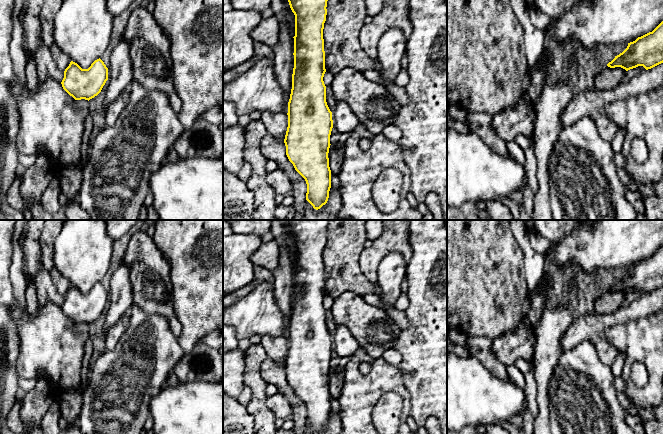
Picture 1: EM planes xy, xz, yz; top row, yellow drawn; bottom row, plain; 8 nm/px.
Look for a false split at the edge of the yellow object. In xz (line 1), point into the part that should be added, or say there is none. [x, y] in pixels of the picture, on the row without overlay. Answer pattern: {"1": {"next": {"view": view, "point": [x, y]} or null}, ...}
{"1": {"next": null}}

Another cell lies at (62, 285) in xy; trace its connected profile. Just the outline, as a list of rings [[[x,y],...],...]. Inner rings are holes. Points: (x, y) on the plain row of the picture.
[[[55,268],[49,270],[49,273],[56,290],[64,296],[71,286],[69,280],[63,277]]]

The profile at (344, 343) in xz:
[[[337,325],[336,332],[332,336],[333,351],[341,357],[352,357],[360,347],[358,341],[349,331],[346,325]]]

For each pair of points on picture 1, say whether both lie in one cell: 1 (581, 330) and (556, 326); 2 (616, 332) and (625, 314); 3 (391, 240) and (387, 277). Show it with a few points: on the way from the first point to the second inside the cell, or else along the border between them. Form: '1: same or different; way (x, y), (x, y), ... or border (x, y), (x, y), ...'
1: different; border (574, 319), (562, 336), (561, 348), (563, 350)
2: different; border (643, 317), (612, 325), (604, 331), (603, 335)
3: different; border (404, 257), (389, 252), (380, 261), (377, 273)

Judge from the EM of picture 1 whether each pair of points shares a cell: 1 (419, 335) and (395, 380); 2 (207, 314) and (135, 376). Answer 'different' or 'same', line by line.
1: different
2: different

